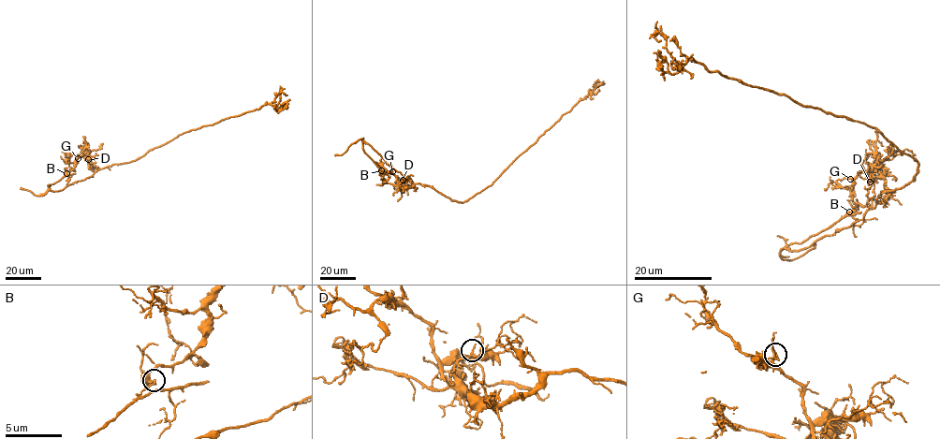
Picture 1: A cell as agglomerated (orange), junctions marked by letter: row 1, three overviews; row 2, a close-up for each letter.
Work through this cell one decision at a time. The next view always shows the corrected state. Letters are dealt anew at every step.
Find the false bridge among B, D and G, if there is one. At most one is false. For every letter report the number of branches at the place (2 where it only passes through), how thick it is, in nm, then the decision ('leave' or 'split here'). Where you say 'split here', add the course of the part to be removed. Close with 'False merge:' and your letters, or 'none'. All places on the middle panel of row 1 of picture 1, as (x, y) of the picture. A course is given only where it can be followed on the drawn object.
B: branches 2; calibre 150 nm; split here; course (381, 170), (364, 152), (362, 141), (359, 139), (355, 143)
D: branches 2; calibre 150 nm; leave
G: branches 2; calibre 150 nm; leave
False merge: B

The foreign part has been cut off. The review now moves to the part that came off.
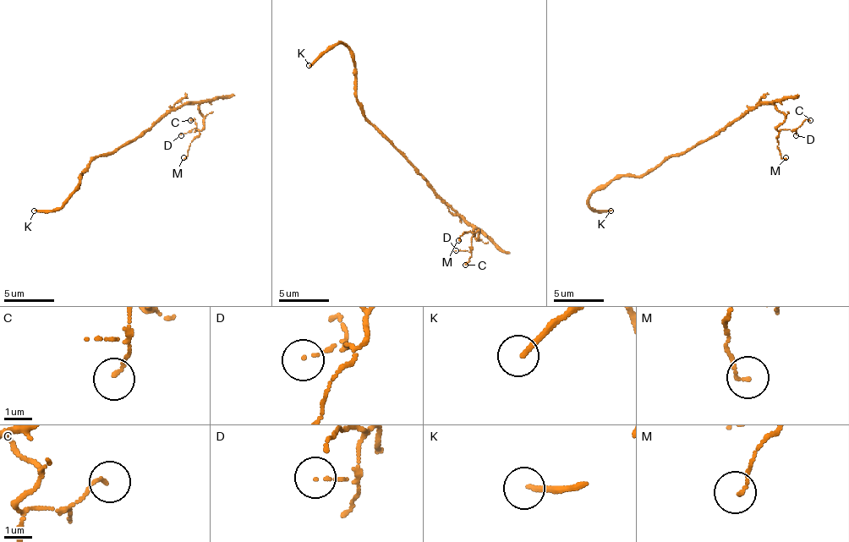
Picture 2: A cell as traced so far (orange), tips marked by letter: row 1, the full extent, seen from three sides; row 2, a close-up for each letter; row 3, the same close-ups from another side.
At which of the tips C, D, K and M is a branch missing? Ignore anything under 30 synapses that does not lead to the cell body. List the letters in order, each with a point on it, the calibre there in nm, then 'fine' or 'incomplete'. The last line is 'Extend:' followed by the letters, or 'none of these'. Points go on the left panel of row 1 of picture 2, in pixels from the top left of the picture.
C: at (190, 120); 100 nm thick; fine
D: at (181, 135); 80 nm thick; fine
K: at (34, 210); 170 nm thick; incomplete
M: at (183, 157); 110 nm thick; fine
Extend: K

